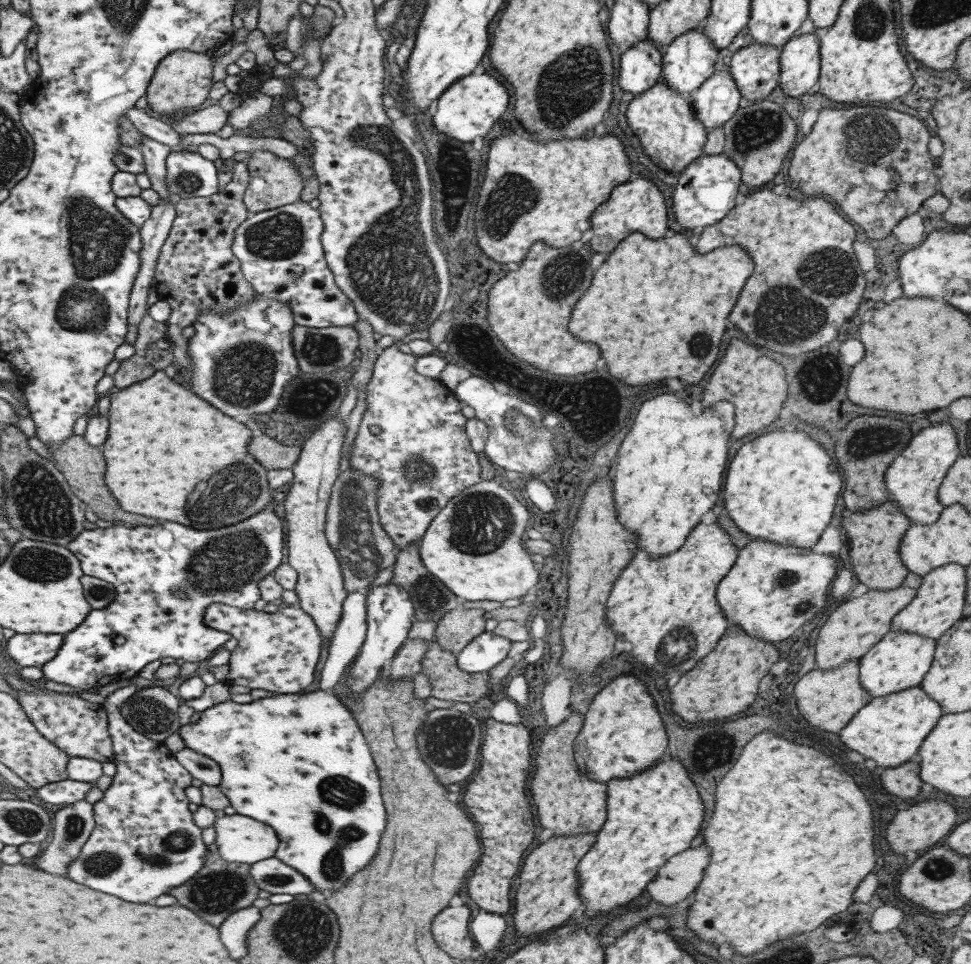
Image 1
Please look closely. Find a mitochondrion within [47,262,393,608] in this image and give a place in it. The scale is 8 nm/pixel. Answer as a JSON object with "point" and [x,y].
{"point":[227,561]}

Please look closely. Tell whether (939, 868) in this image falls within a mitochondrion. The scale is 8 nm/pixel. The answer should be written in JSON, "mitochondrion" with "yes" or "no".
{"mitochondrion":"yes"}

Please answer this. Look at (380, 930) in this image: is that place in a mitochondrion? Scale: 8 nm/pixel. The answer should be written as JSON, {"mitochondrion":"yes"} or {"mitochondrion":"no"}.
{"mitochondrion":"no"}

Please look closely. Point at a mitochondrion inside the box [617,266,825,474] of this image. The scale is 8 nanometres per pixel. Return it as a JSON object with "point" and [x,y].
{"point":[701,355]}

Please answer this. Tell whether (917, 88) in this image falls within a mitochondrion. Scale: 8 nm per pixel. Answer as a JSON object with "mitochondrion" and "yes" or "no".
{"mitochondrion":"no"}

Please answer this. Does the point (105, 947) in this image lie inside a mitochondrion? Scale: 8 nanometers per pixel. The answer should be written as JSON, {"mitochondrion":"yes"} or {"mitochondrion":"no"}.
{"mitochondrion":"no"}

